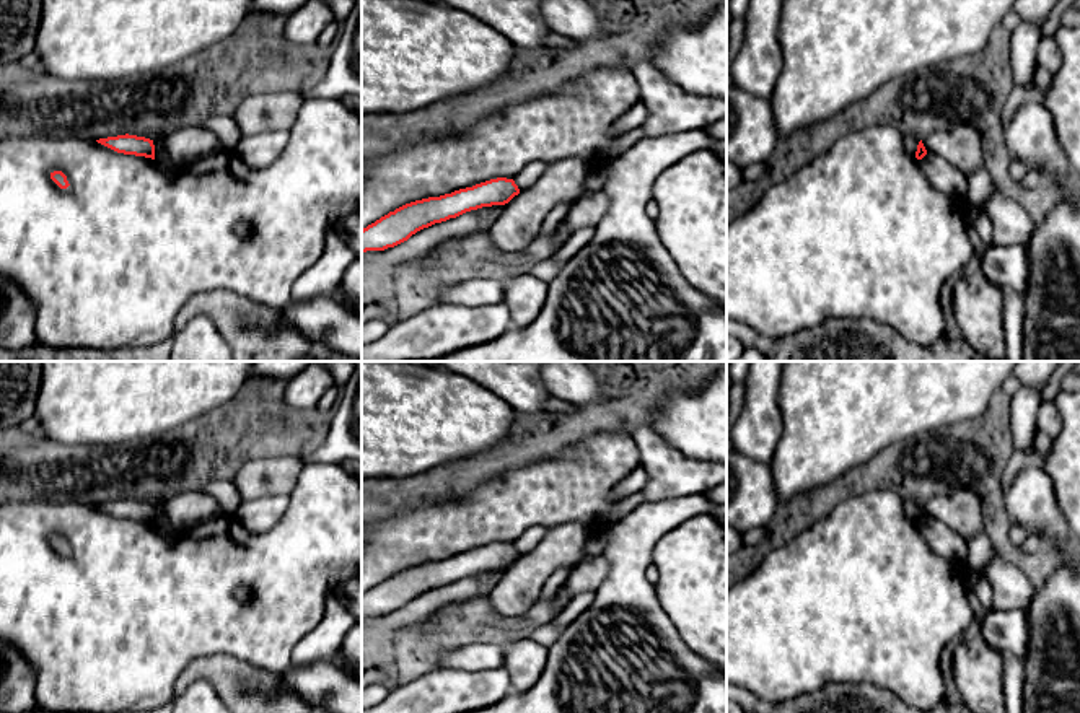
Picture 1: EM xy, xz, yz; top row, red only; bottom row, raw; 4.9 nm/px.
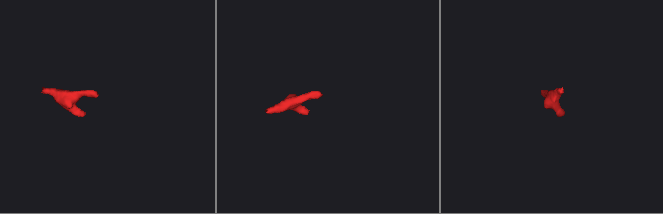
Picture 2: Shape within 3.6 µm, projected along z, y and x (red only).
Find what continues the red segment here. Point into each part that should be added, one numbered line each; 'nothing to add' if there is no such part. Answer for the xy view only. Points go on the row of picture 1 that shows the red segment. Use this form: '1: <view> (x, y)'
nothing to add

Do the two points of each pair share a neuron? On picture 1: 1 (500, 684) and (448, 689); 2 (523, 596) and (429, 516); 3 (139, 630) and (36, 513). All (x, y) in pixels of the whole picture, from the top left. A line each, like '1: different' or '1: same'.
1: same
2: different
3: same

